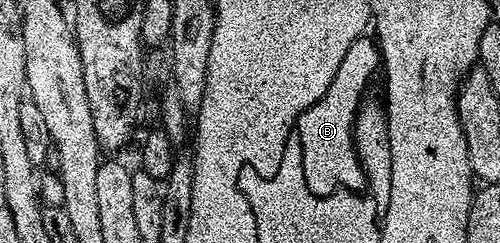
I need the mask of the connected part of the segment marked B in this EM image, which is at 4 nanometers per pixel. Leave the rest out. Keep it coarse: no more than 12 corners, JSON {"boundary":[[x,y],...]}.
{"boundary":[[370,34],[298,117],[312,194],[362,192],[354,123],[382,63]]}

